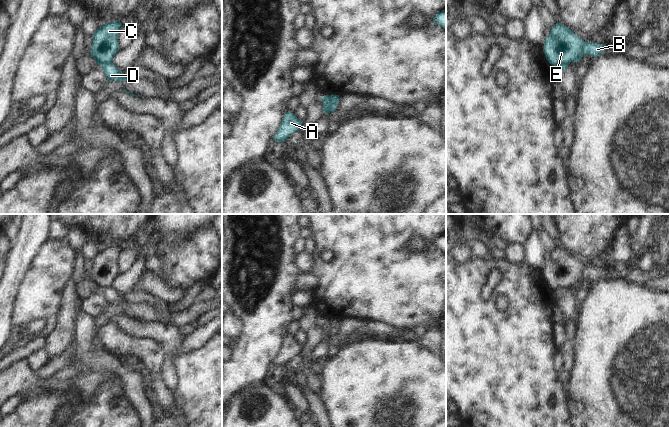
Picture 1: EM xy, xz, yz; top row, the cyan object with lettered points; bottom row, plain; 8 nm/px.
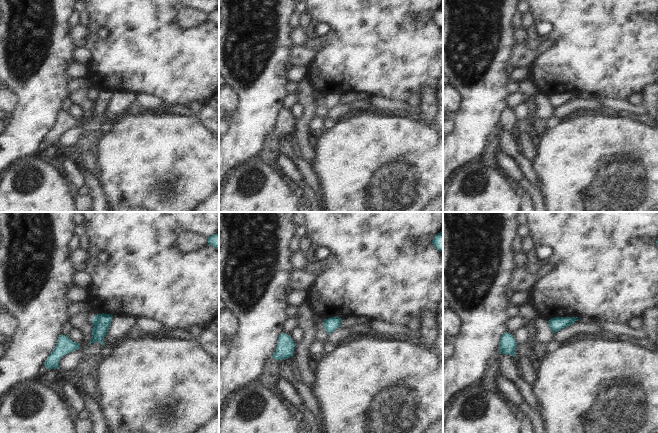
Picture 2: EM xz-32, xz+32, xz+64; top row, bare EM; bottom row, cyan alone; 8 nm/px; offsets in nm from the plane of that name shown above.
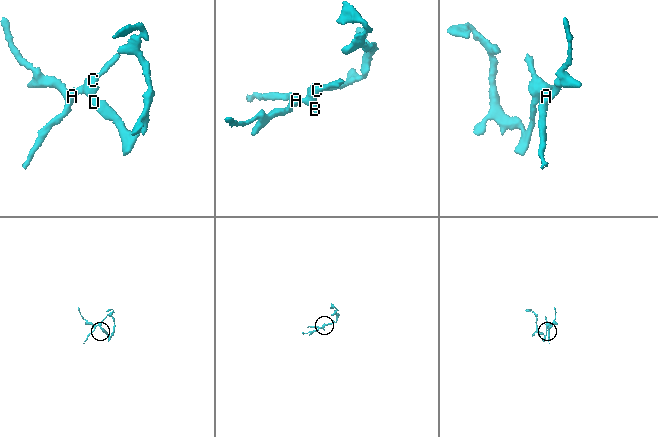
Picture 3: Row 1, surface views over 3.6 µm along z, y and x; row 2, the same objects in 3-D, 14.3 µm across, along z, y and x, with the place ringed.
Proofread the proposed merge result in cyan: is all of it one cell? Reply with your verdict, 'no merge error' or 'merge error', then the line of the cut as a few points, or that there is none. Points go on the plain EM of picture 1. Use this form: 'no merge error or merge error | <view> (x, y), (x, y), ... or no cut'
merge error | xz (338, 320), (329, 328), (329, 335)

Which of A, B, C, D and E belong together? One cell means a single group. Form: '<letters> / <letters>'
A B C E / D

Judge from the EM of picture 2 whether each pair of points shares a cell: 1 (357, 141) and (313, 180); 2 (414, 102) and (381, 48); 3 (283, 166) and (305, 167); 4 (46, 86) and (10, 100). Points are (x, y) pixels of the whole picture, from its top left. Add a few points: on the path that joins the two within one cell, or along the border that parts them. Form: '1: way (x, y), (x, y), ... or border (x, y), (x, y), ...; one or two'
1: border (310, 165), (318, 178), (323, 200); two
2: border (420, 98), (411, 96), (406, 101); two
3: border (279, 153), (291, 161), (303, 179); two
4: border (10, 89), (16, 97), (16, 106), (11, 112); two

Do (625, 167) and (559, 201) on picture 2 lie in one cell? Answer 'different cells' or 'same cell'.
same cell

